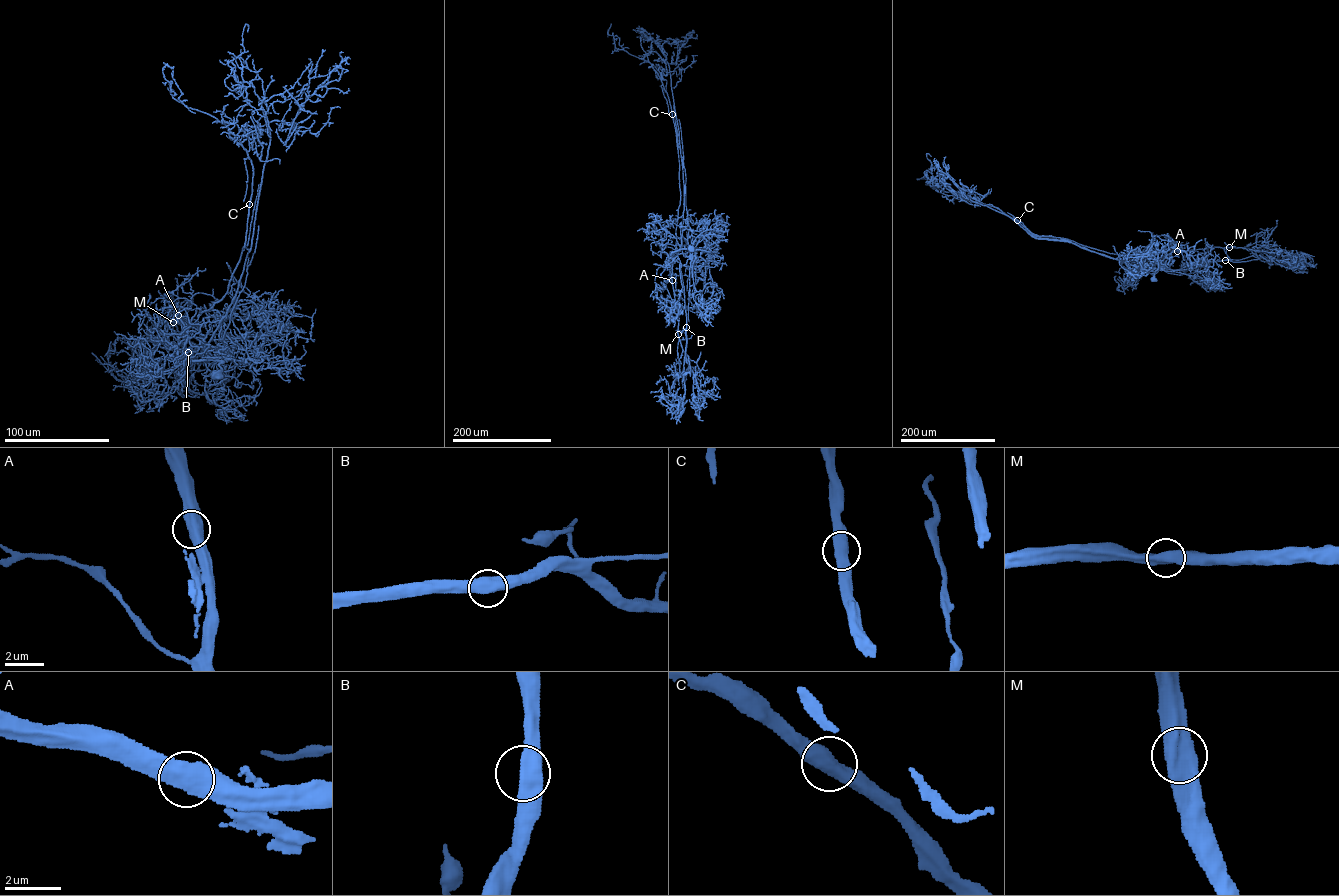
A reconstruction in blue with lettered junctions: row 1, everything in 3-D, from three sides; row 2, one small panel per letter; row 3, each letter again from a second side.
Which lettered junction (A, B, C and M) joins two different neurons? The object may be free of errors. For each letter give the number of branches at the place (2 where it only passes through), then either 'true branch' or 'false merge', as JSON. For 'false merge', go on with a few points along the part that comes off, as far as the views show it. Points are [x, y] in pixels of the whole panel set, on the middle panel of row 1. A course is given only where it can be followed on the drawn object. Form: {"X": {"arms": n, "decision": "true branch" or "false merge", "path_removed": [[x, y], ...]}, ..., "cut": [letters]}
{"A": {"arms": 2, "decision": "true branch"}, "B": {"arms": 2, "decision": "true branch"}, "C": {"arms": 2, "decision": "true branch"}, "M": {"arms": 2, "decision": "true branch"}, "cut": []}

